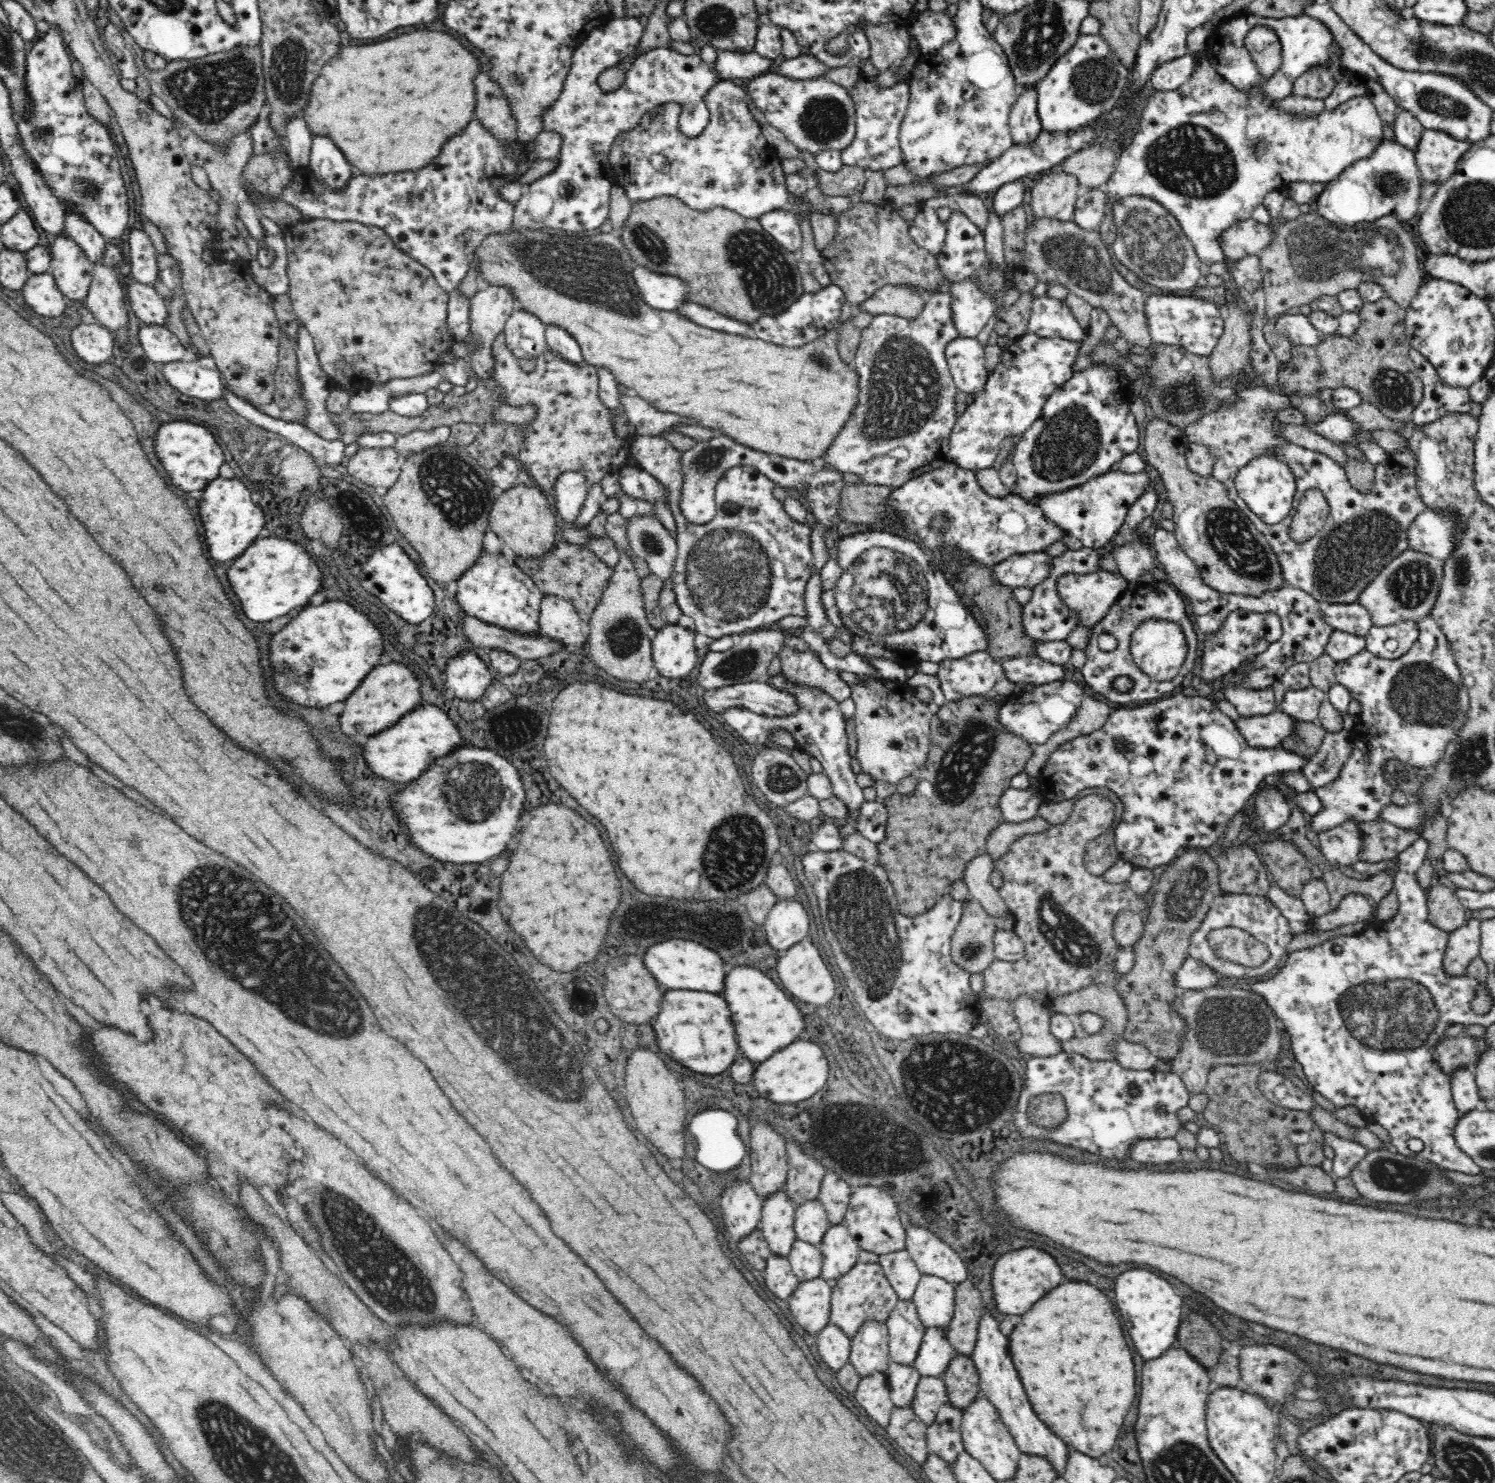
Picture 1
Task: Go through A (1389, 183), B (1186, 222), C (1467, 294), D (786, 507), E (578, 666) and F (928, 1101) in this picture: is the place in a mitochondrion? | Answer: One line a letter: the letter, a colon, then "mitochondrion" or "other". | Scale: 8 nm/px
A: mitochondrion
B: mitochondrion
C: other
D: other
E: other
F: mitochondrion

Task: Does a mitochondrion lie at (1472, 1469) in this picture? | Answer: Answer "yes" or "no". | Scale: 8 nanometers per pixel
yes

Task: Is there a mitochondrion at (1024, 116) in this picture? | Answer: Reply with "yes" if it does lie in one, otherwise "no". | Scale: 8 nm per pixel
no

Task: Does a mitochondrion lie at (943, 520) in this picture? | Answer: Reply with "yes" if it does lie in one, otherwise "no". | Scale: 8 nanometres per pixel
yes

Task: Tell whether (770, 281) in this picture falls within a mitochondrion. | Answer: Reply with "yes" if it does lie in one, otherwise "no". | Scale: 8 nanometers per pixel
yes

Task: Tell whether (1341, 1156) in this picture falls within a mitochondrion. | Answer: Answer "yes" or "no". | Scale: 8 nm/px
no

